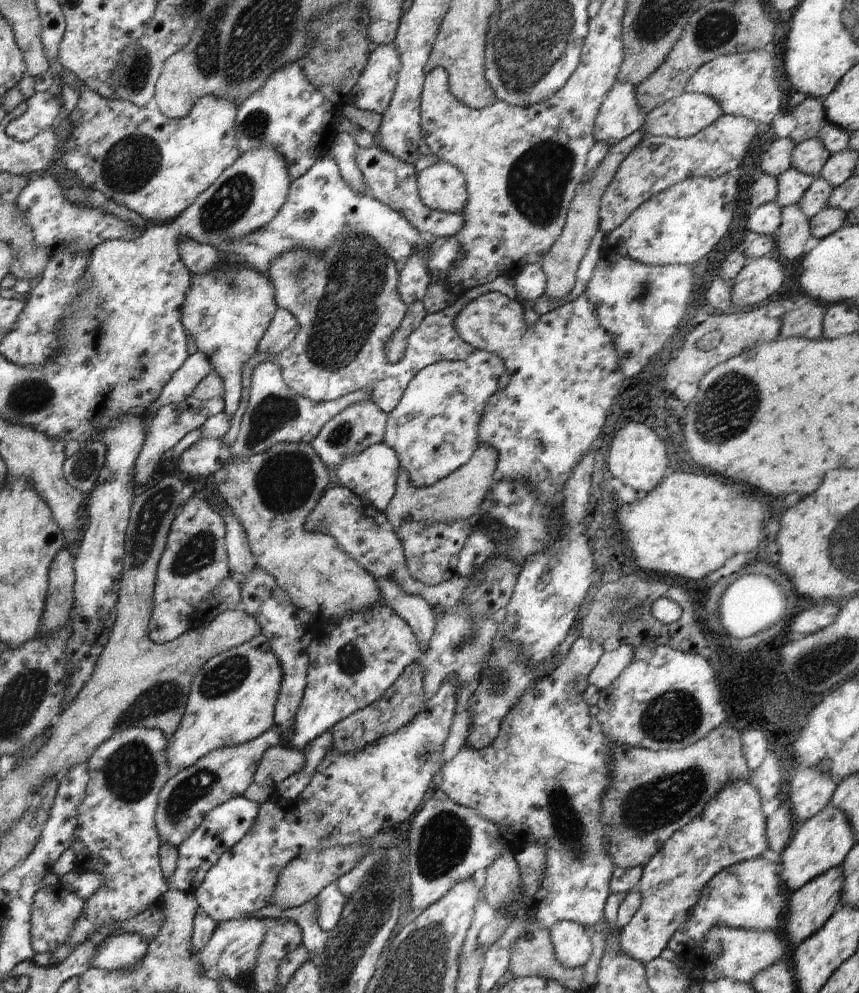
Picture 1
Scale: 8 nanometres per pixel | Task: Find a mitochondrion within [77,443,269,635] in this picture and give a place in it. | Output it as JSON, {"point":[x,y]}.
{"point":[153,513]}

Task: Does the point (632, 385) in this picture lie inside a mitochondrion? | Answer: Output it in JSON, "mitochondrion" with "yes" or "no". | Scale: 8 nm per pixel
{"mitochondrion":"no"}

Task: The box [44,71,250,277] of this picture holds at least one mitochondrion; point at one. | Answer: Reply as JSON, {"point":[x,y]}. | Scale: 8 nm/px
{"point":[130,163]}

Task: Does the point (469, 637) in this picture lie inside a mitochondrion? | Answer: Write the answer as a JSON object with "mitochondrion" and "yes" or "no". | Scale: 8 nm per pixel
{"mitochondrion":"yes"}

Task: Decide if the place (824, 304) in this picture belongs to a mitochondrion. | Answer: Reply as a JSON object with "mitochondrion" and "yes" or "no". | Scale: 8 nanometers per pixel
{"mitochondrion":"no"}

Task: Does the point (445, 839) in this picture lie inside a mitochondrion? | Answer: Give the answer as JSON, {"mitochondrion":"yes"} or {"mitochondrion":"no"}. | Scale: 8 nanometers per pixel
{"mitochondrion":"yes"}

